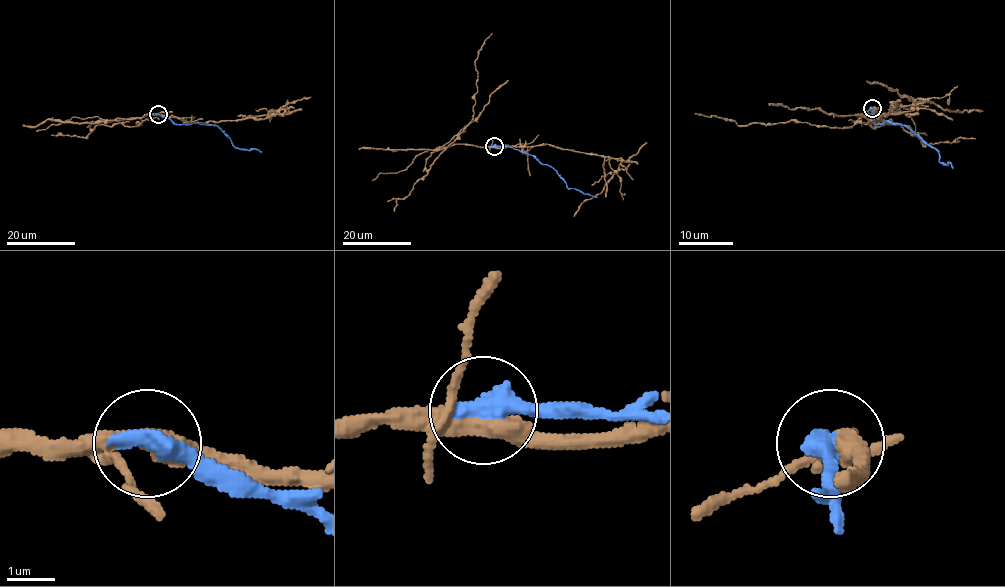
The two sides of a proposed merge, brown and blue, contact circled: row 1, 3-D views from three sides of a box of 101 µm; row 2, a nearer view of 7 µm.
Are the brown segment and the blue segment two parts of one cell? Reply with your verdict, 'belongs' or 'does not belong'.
does not belong

